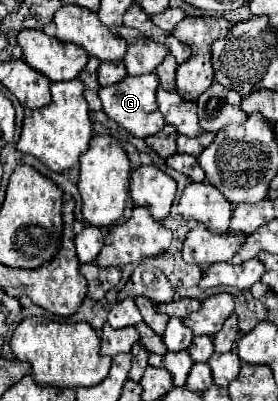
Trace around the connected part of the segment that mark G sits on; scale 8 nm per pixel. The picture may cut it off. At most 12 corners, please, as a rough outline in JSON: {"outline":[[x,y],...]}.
{"outline":[[155,73],[101,87],[103,111],[135,137],[165,125]]}

